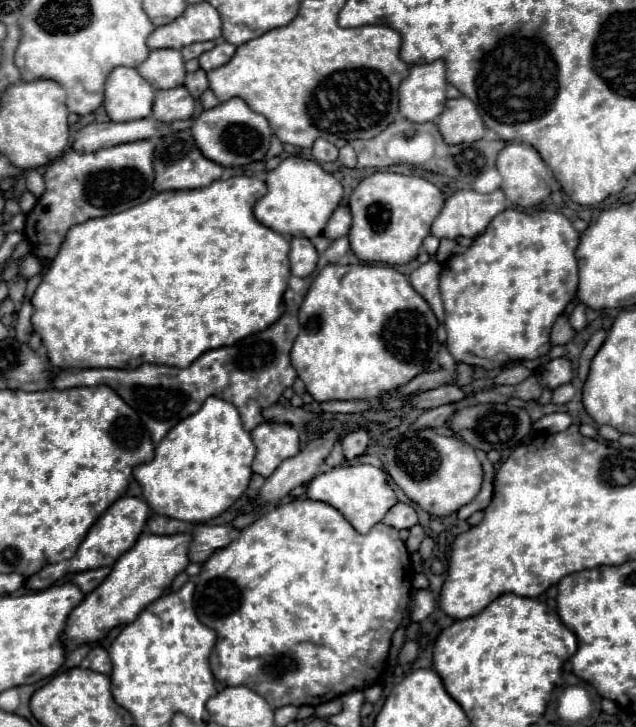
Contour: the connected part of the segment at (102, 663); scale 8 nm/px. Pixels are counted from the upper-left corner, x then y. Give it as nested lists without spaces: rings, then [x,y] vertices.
[[[93,645],[93,647],[89,649],[87,659],[91,661],[91,669],[93,669],[93,671],[99,671],[99,673],[105,673],[105,675],[111,673],[111,659],[109,659],[109,653],[105,651],[105,647]]]

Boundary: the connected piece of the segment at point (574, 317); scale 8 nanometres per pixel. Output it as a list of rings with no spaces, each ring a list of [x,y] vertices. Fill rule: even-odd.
[[[577,305],[575,307],[575,311],[571,313],[571,317],[569,317],[569,323],[571,323],[571,327],[575,329],[575,331],[581,331],[585,325],[587,325],[587,321],[585,321],[585,305]]]

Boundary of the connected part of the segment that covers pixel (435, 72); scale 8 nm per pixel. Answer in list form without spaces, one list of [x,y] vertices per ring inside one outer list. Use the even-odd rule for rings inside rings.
[[[445,63],[413,65],[399,85],[399,113],[413,123],[435,121],[445,107]]]

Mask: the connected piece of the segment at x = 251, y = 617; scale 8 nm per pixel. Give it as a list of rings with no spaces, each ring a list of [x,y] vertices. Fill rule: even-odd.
[[[293,499],[285,505],[273,507],[265,515],[261,515],[255,523],[249,527],[241,529],[239,537],[231,541],[227,547],[215,551],[211,559],[203,565],[201,573],[195,579],[195,609],[197,617],[201,623],[211,627],[217,633],[217,643],[211,651],[209,663],[215,679],[225,685],[239,685],[243,683],[245,687],[251,687],[253,691],[259,691],[263,699],[267,699],[271,709],[279,709],[283,705],[319,705],[327,703],[347,691],[353,689],[365,689],[373,683],[377,683],[381,673],[387,669],[387,657],[389,657],[389,647],[391,647],[391,635],[399,627],[403,613],[407,609],[407,601],[411,595],[411,583],[409,583],[409,571],[413,571],[411,557],[407,553],[405,543],[399,539],[399,533],[393,527],[387,527],[383,523],[377,523],[367,535],[357,533],[351,523],[331,505],[323,501],[311,501],[311,499]]]

